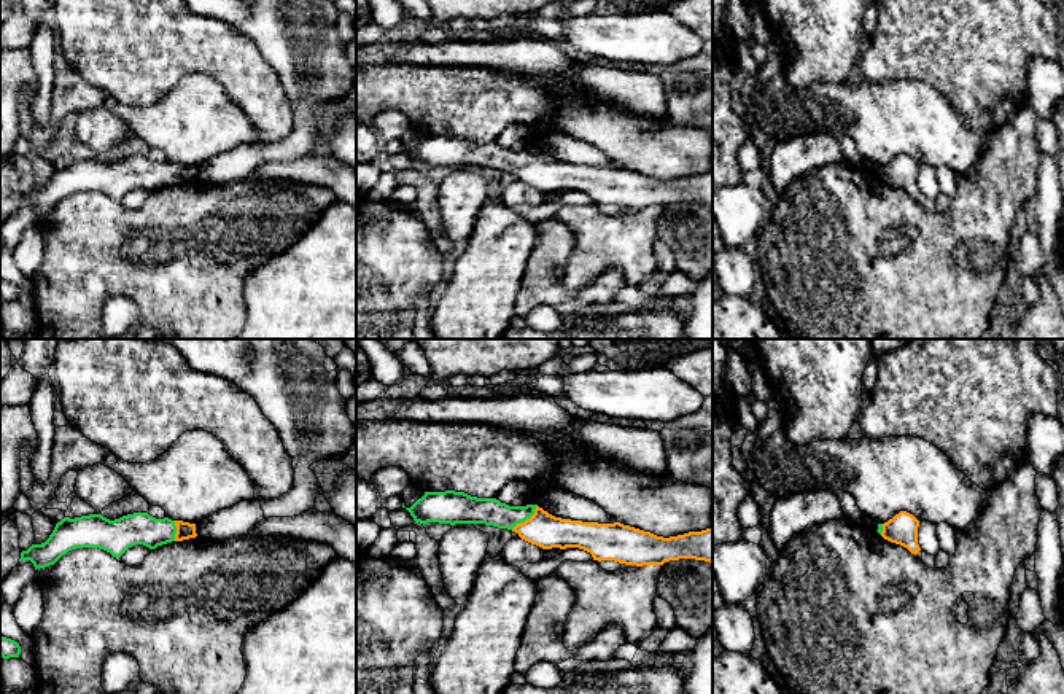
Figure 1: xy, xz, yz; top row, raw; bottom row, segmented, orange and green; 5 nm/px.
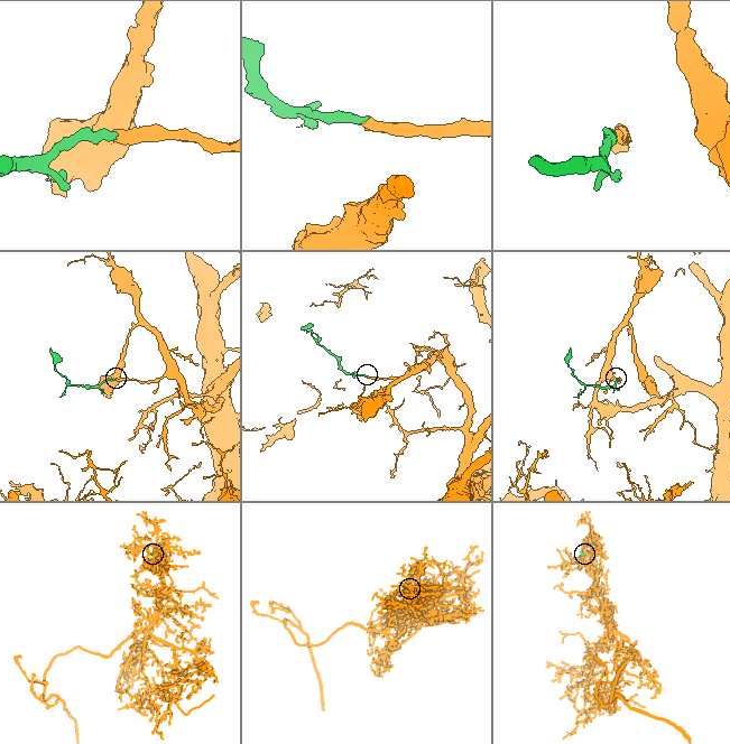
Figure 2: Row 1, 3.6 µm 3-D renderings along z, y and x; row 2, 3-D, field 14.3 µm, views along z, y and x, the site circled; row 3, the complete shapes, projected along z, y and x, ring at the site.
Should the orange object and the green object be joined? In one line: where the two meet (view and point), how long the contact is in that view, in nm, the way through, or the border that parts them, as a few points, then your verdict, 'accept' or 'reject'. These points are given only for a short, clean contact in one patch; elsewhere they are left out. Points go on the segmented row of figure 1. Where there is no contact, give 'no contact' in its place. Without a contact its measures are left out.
meets orange in xz at (527, 519); contact 180 nm long; runs through xz (543, 529), (527, 519), (508, 518), (490, 511); accept

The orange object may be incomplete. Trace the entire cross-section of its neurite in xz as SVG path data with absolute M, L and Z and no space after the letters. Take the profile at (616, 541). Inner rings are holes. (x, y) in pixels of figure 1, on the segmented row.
M455 490L425 492L406 509L423 525L428 522L493 525L512 530L542 549L584 549L598 562L614 560L643 567L695 559L713 563L713 527L663 538L620 522L561 519L538 505L509 506L496 498L477 498Z

